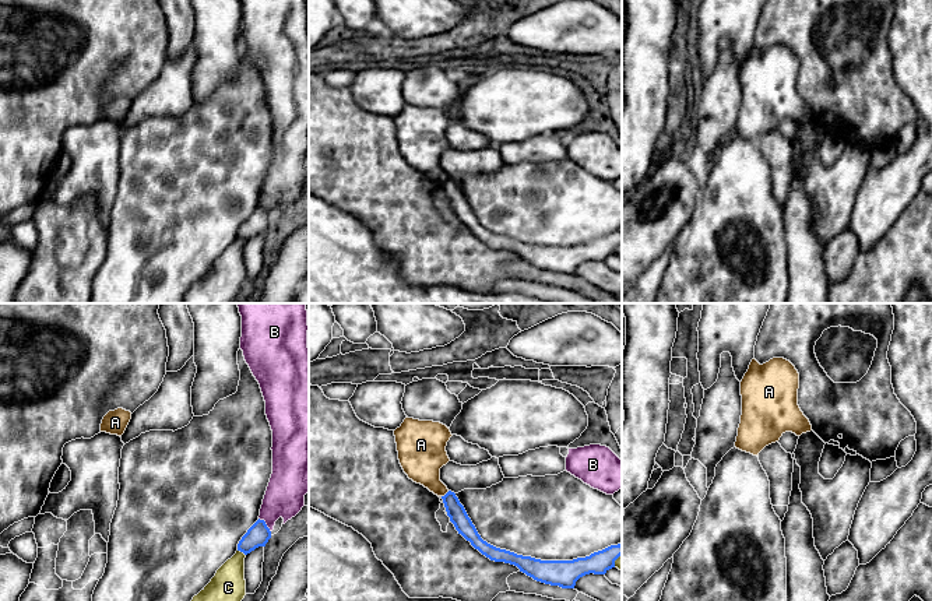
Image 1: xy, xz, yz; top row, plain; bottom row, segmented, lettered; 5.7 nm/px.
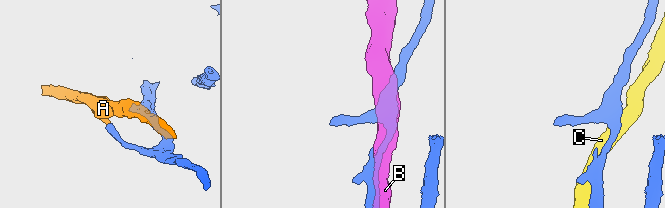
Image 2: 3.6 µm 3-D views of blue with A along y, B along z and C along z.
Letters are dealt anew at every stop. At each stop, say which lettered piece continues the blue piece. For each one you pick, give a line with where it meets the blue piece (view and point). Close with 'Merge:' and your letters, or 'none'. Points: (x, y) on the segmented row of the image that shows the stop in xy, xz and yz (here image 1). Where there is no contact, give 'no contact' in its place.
Merge: none

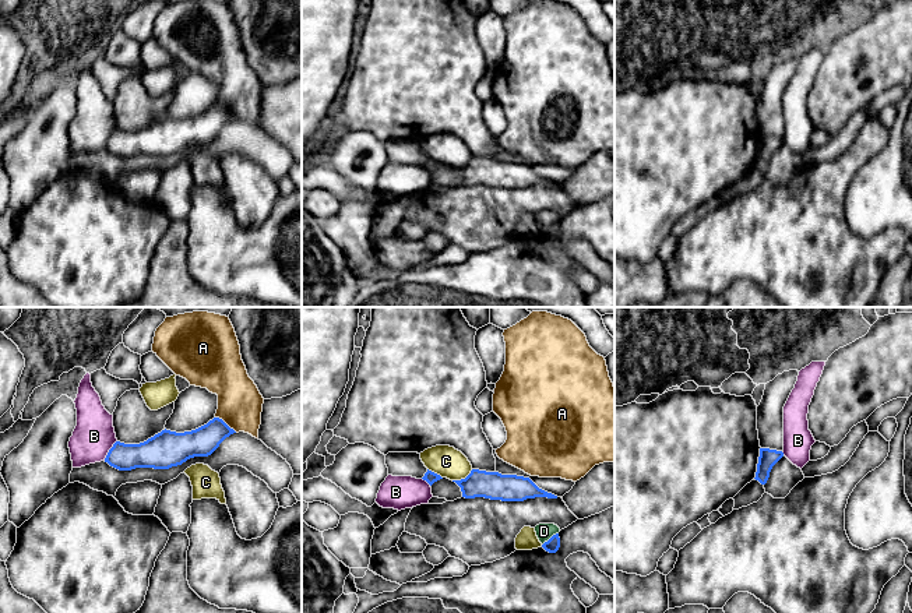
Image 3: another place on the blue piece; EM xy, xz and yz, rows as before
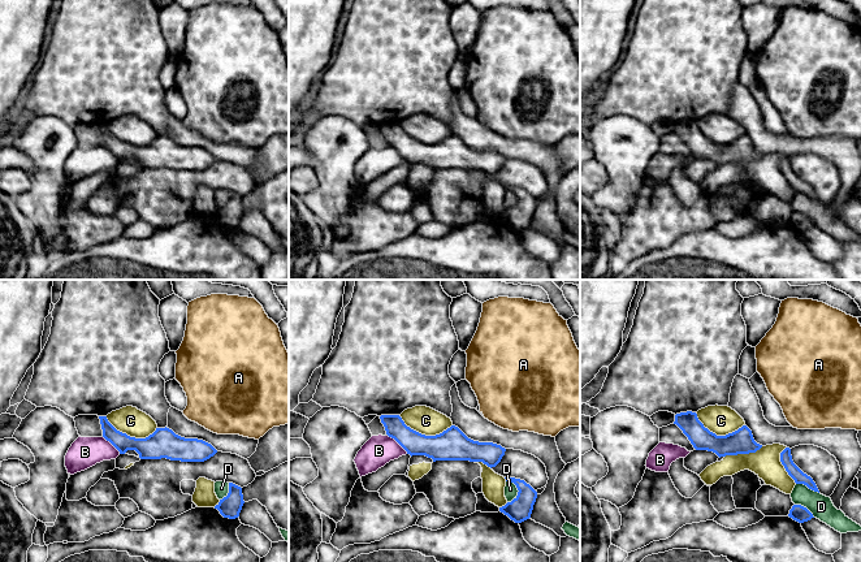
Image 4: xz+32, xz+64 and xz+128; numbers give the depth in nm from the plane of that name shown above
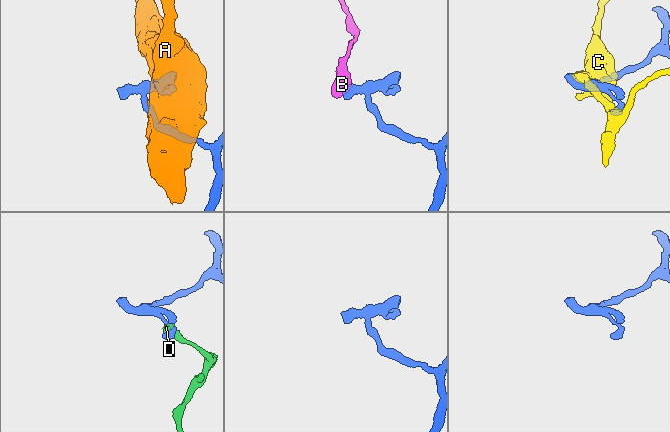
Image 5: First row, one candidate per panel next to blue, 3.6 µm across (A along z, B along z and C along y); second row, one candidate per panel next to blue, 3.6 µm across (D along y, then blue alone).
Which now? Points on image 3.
B: contact xy (109, 450)
Merge: B

